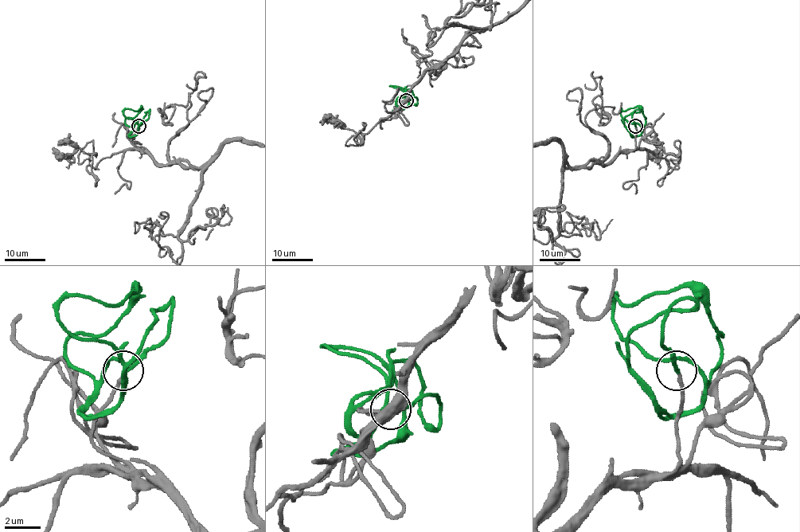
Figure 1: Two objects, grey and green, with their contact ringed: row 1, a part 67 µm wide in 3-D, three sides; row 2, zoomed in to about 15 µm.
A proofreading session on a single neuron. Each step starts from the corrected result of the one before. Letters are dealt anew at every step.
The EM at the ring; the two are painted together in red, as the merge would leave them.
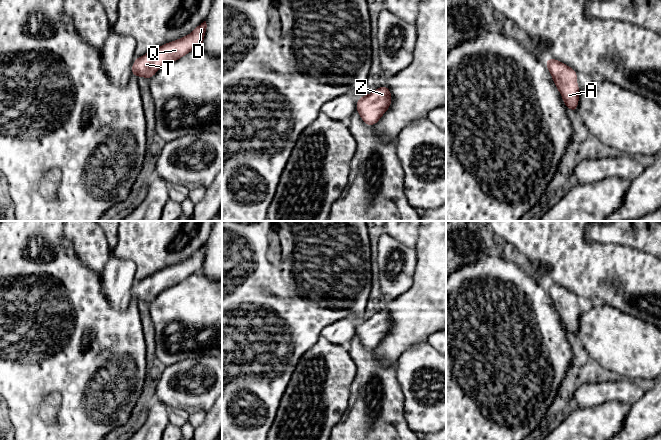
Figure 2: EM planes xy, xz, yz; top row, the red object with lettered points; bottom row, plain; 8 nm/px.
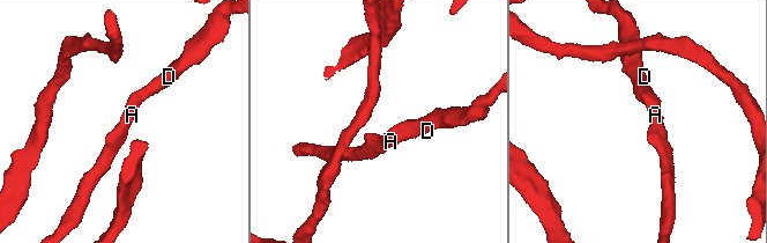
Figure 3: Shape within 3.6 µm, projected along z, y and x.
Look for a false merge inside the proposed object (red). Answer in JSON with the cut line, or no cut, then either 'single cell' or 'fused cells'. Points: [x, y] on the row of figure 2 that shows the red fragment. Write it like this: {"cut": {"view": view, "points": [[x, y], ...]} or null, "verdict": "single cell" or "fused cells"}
{"cut": null, "verdict": "single cell"}

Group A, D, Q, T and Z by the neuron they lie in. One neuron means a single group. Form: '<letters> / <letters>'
A D Q T Z

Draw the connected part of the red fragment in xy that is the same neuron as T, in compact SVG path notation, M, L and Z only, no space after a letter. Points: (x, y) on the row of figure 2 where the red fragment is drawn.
M206 21L199 24L189 35L157 47L145 55L135 58L131 75L151 79L156 72L189 52L202 47L206 33Z

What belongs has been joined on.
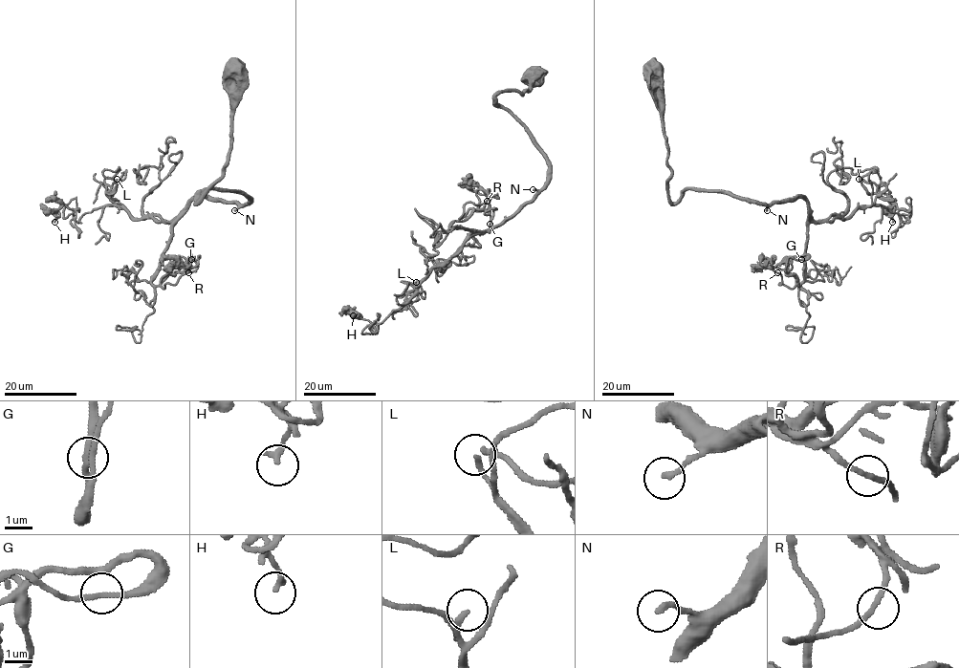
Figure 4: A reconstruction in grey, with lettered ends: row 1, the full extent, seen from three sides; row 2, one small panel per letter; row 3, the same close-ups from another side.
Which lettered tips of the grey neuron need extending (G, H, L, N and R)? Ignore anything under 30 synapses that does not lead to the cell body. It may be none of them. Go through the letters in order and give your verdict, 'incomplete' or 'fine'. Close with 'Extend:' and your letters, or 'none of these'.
G: fine
H: fine
L: incomplete
N: fine
R: fine
Extend: L

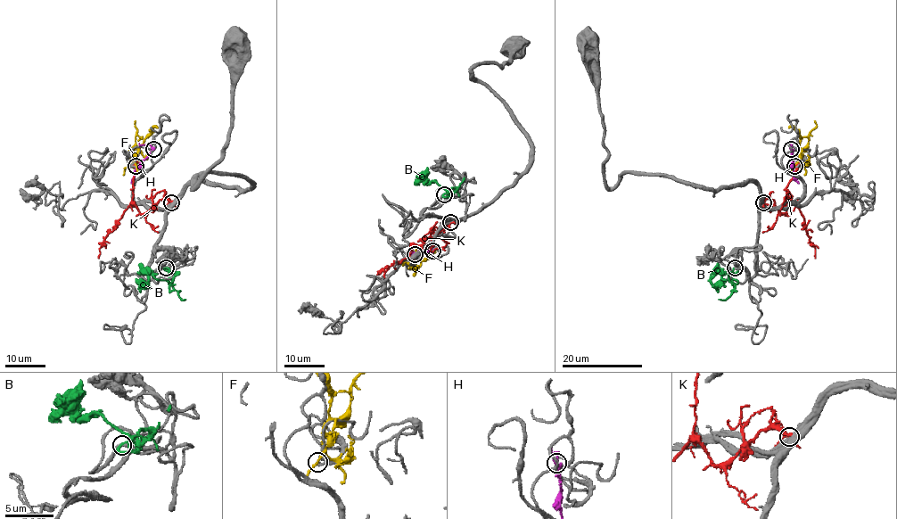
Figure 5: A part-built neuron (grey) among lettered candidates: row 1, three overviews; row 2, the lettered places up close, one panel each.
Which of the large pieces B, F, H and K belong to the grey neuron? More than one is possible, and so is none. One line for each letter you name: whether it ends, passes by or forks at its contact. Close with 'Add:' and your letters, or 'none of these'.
B: it passes by
Add: B

